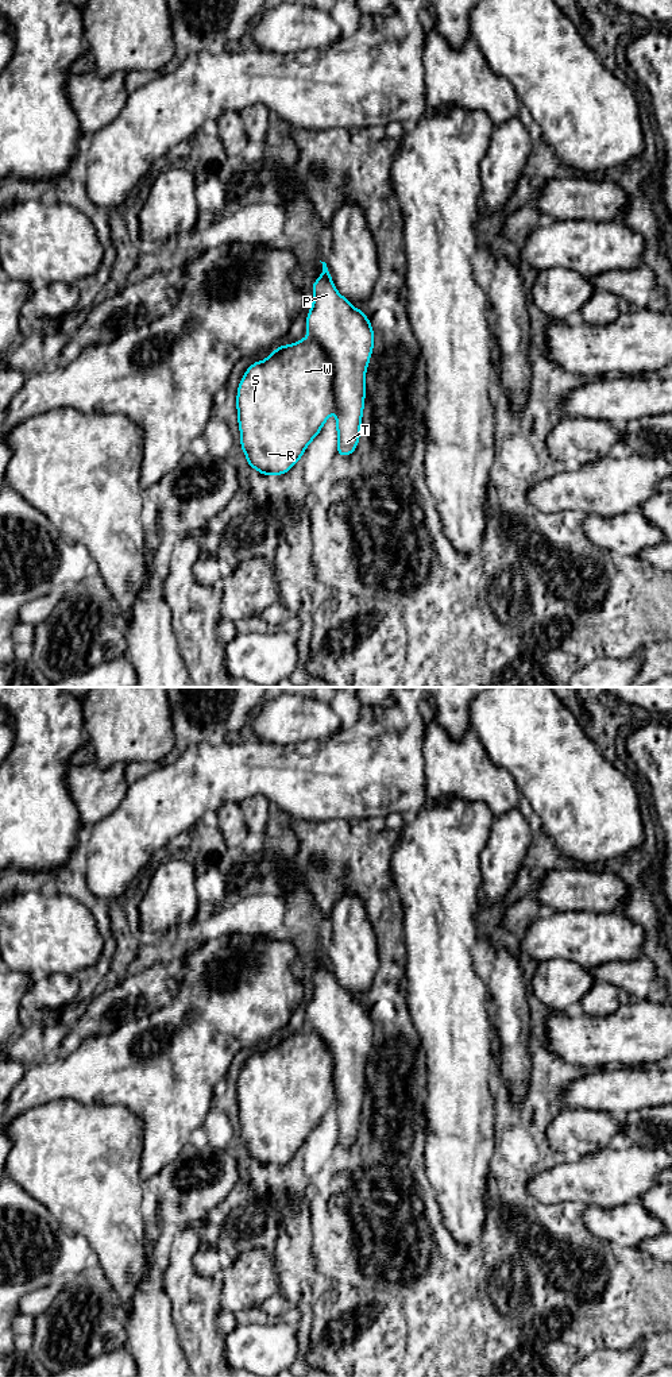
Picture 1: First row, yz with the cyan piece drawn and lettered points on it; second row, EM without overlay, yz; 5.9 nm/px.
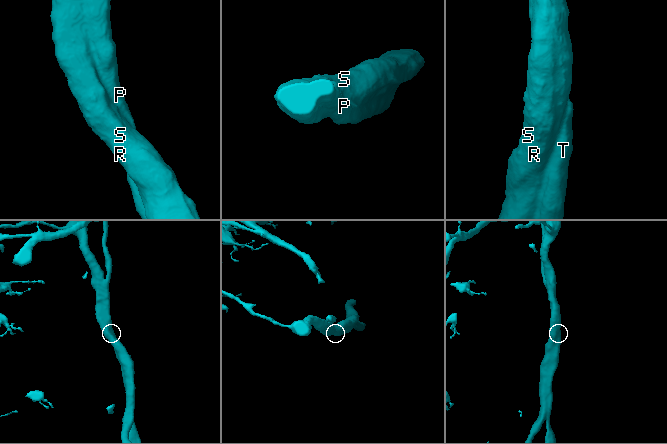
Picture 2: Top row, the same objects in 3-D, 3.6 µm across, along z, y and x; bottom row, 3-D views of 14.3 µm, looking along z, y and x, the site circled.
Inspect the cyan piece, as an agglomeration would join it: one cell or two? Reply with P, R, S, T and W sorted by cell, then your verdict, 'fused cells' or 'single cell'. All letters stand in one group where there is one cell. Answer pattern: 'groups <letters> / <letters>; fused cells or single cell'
groups P T / R S W; fused cells

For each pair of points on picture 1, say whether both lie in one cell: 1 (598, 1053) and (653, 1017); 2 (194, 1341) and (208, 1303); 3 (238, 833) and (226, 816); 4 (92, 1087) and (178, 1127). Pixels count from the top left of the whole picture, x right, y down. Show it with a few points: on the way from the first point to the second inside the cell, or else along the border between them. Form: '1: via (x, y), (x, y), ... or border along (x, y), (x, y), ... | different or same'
1: via (611, 1040), (626, 1038), (640, 1030) | same
2: via (196, 1331), (196, 1315), (199, 1312) | same
3: via (234, 829), (230, 820) | same
4: via (114, 1087), (138, 1087), (157, 1106) | same

